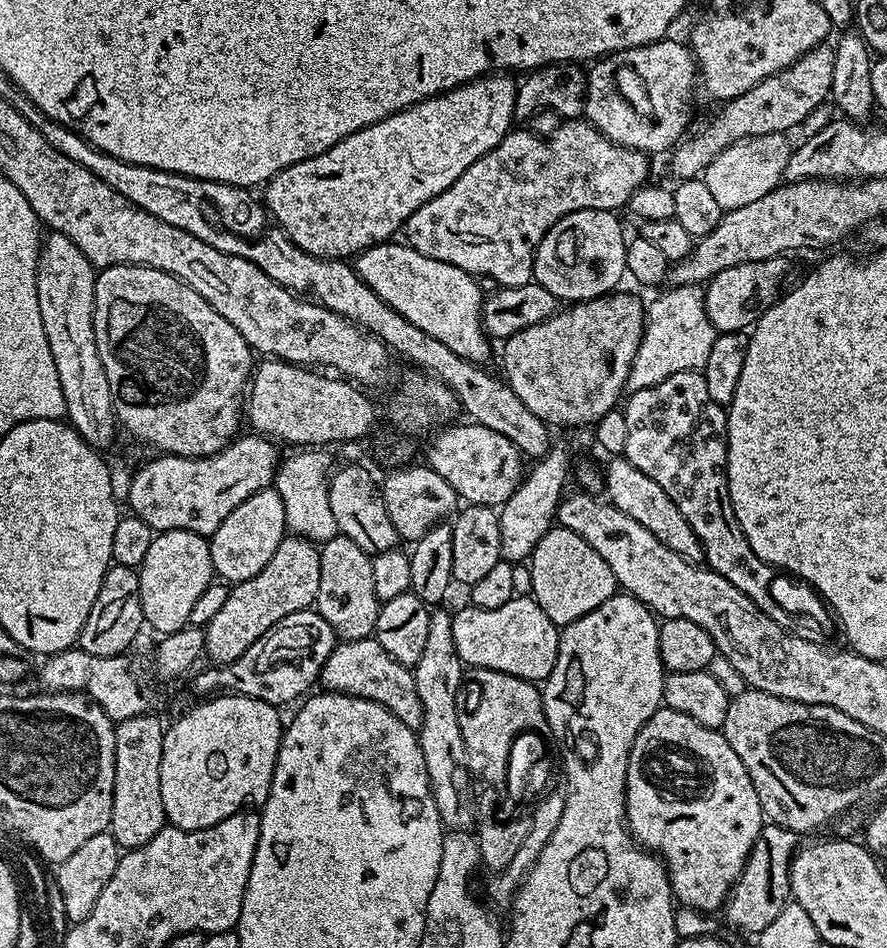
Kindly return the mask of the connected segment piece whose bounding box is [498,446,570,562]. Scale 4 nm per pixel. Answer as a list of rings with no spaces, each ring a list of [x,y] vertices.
[[[549,447],[545,456],[535,461],[532,473],[521,479],[518,490],[510,494],[510,498],[504,504],[499,505],[500,517],[500,555],[509,562],[524,562],[532,555],[532,551],[542,542],[546,533],[554,527],[556,510],[560,507],[560,501],[565,495],[564,483],[570,480],[570,468],[568,472],[568,452],[564,448]]]

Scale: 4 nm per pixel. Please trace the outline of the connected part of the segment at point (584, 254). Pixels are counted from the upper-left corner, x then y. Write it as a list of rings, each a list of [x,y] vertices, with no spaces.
[[[578,210],[563,216],[536,247],[536,258],[532,262],[535,283],[550,290],[550,294],[554,294],[560,302],[583,302],[609,295],[619,285],[616,283],[622,278],[625,279],[626,276],[624,267],[626,235],[624,236],[624,228],[620,225],[618,217],[616,212],[602,210]]]

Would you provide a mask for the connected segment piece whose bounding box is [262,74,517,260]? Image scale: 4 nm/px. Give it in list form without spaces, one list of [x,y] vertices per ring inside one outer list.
[[[489,74],[480,77],[479,80],[471,80],[468,84],[459,84],[457,88],[451,88],[449,92],[442,92],[439,96],[426,98],[423,106],[415,104],[409,108],[402,109],[400,112],[390,114],[385,120],[374,122],[370,126],[366,126],[362,130],[358,130],[354,134],[342,138],[342,142],[330,146],[330,150],[326,150],[314,158],[306,158],[286,170],[282,170],[277,176],[273,176],[271,180],[267,181],[266,187],[263,189],[265,192],[264,196],[262,195],[262,200],[267,207],[268,215],[272,217],[275,223],[280,225],[280,229],[282,229],[298,247],[306,250],[306,254],[320,256],[324,260],[355,258],[368,248],[373,248],[376,244],[391,241],[393,237],[395,237],[392,235],[394,235],[395,232],[399,233],[401,229],[403,229],[410,218],[410,214],[414,214],[414,210],[426,206],[426,202],[430,202],[430,198],[434,198],[437,192],[449,188],[462,173],[470,166],[474,166],[474,162],[478,162],[478,158],[482,158],[490,150],[494,150],[494,146],[498,146],[498,142],[502,142],[502,138],[508,135],[510,129],[513,127],[516,114],[517,85],[517,81],[515,79],[511,80],[508,76],[511,75]]]

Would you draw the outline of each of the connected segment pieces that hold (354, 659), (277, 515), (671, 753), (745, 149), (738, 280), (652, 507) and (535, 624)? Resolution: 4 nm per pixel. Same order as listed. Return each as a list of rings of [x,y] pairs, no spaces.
[[[374,638],[337,643],[330,658],[326,658],[322,666],[319,683],[330,692],[344,692],[348,696],[378,702],[414,730],[419,730],[422,726],[422,698],[418,698],[413,669],[390,658],[390,654],[386,654],[386,650],[382,650],[382,646]]]
[[[275,487],[263,488],[258,494],[251,495],[242,502],[210,537],[213,571],[228,584],[248,581],[270,562],[286,533],[285,504],[281,495]]]
[[[661,706],[634,738],[628,751],[626,778],[624,818],[628,831],[641,848],[651,850],[663,860],[673,897],[681,905],[700,912],[723,909],[743,874],[760,829],[766,824],[754,782],[750,782],[742,758],[734,754],[734,746],[726,742],[723,731],[702,726],[694,718],[686,718],[686,714],[678,714],[678,710]]]
[[[782,132],[762,134],[722,150],[722,154],[718,154],[718,158],[714,158],[702,173],[704,184],[710,189],[710,195],[716,199],[718,206],[722,206],[725,212],[738,210],[738,206],[758,202],[758,198],[766,198],[766,194],[779,188],[794,151],[793,141],[788,139]]]
[[[783,255],[758,262],[742,262],[707,281],[704,288],[706,312],[717,333],[743,332],[755,325],[760,315],[780,299],[785,287],[784,279],[788,276],[788,260],[789,257]]]
[[[623,454],[613,456],[607,462],[609,464],[602,468],[602,486],[606,492],[608,490],[608,503],[622,510],[622,514],[630,514],[634,522],[646,526],[646,530],[650,530],[650,534],[654,534],[654,538],[658,538],[662,546],[670,546],[674,554],[682,554],[684,560],[703,561],[704,548],[694,534],[690,522],[682,518],[682,510],[674,506],[670,494],[666,494],[666,490],[662,490],[662,486],[658,486],[654,478],[642,474],[642,470],[638,470],[638,466],[634,466]]]
[[[517,595],[506,606],[498,606],[498,610],[465,606],[453,615],[452,625],[454,646],[465,665],[505,672],[533,682],[547,680],[554,670],[561,629],[531,595]]]

